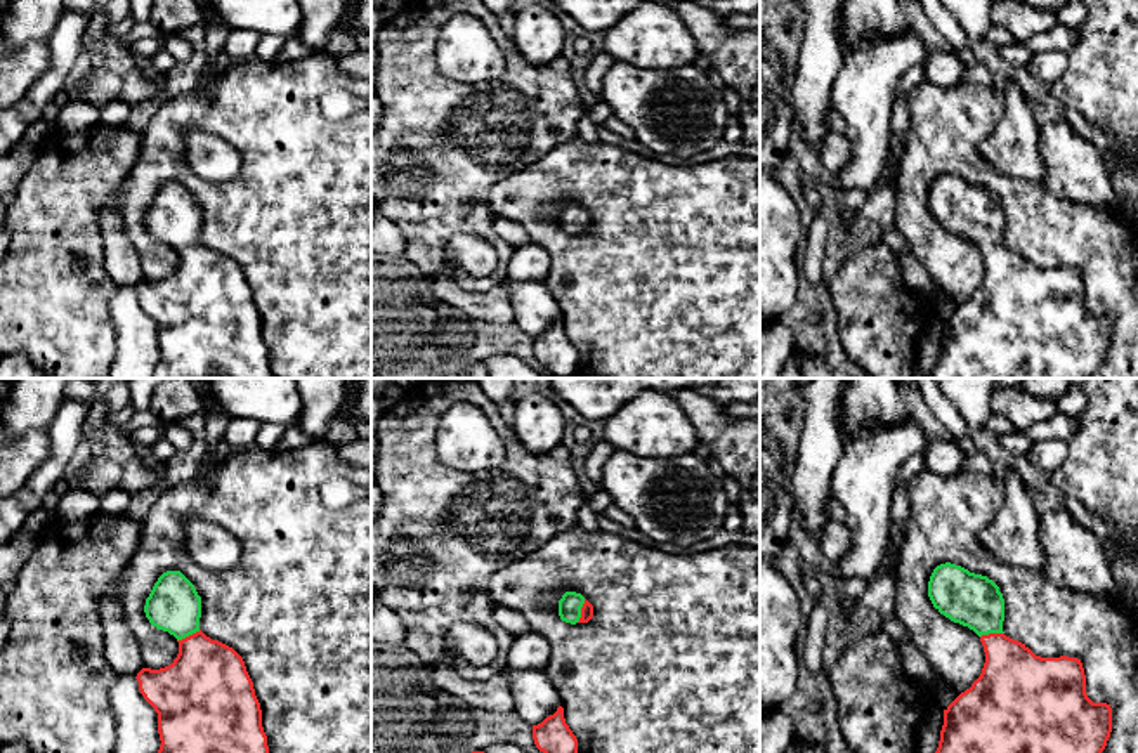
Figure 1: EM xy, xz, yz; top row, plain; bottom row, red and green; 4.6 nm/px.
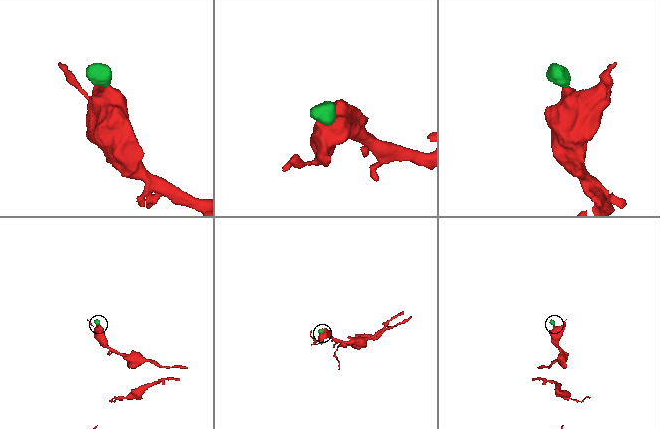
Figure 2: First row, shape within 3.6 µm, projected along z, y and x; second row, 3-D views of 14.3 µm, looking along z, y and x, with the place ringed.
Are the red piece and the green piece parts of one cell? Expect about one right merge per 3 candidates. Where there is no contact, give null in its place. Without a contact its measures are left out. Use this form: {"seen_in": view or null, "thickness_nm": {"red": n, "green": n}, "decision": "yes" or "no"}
{"seen_in": "xz", "thickness_nm": {"red": 60, "green": 110}, "decision": "yes"}

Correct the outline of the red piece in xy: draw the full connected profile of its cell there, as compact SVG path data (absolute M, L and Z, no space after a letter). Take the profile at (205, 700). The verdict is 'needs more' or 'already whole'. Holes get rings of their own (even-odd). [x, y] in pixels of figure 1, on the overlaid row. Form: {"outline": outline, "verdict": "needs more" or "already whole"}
{"outline": "M167 571L144 606L146 618L179 642L172 665L137 673L139 691L158 713L158 753L269 753L262 710L243 658L199 630L201 597L180 571Z", "verdict": "needs more"}

